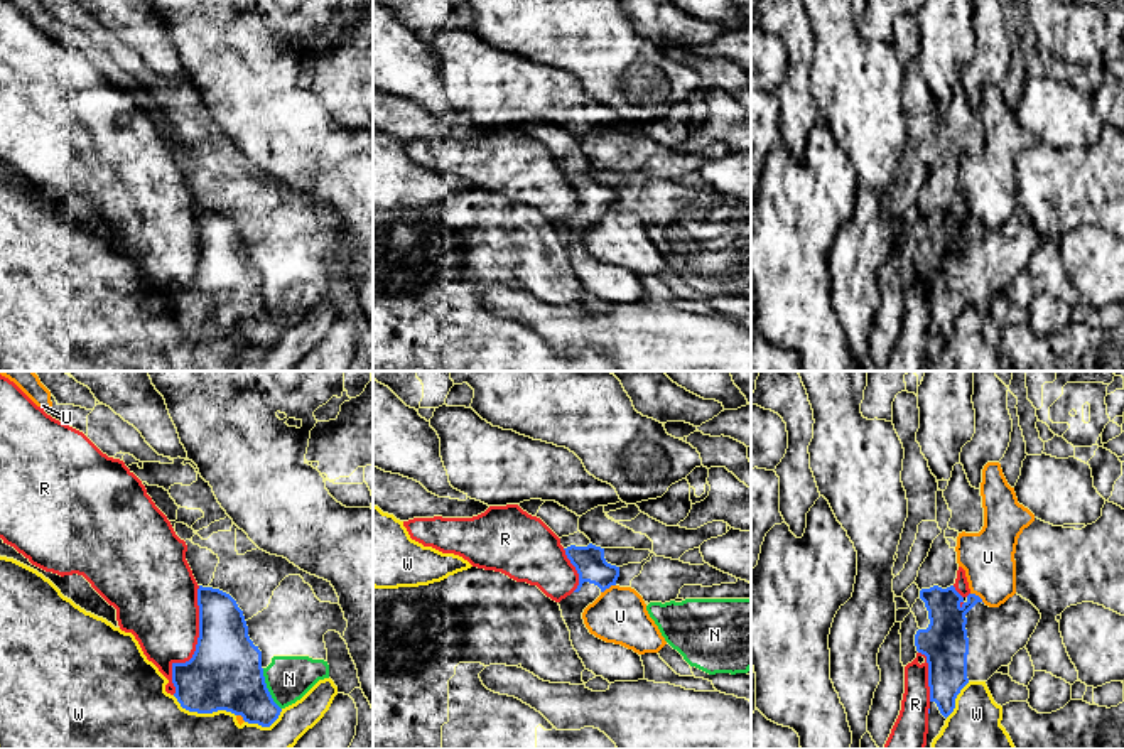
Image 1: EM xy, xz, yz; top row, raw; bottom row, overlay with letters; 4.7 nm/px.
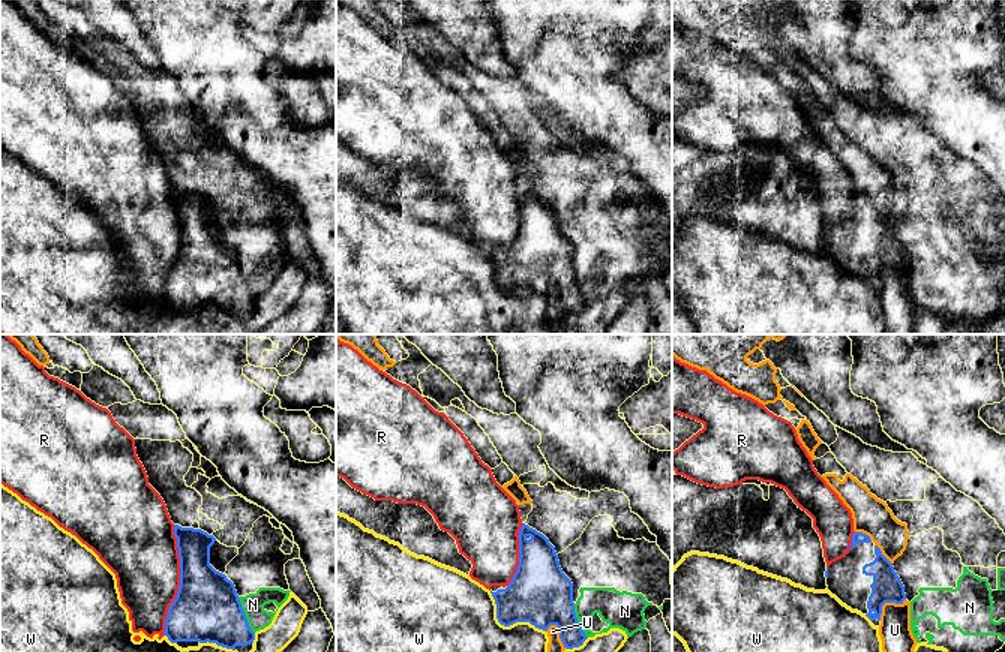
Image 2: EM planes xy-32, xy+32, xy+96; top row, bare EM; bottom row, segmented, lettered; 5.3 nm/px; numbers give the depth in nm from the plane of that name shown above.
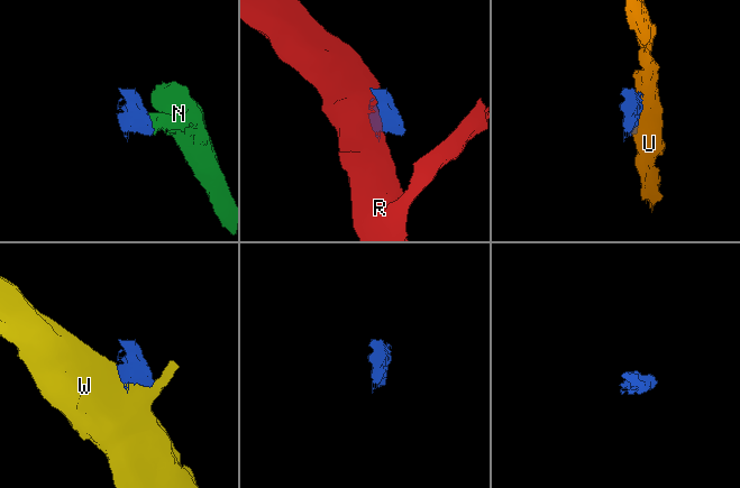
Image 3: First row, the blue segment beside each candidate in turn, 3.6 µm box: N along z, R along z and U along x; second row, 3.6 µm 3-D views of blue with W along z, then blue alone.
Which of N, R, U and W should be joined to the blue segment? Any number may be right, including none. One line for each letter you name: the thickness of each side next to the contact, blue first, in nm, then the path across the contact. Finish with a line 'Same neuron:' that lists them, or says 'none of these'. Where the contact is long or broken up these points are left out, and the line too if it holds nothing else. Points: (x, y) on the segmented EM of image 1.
Same neuron: none of these

